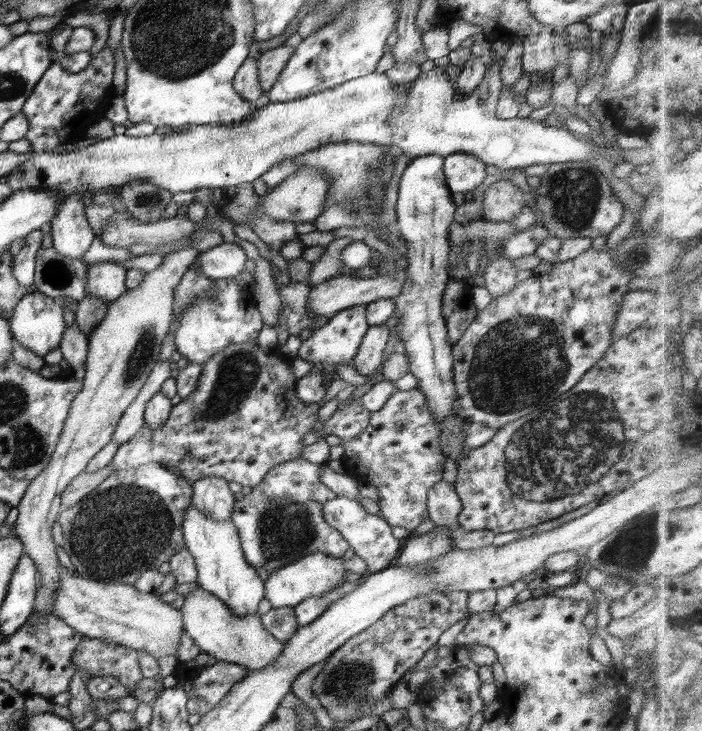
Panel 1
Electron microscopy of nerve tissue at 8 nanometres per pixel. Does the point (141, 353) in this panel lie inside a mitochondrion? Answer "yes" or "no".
yes

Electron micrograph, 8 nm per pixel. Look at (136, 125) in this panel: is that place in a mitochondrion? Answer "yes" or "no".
no

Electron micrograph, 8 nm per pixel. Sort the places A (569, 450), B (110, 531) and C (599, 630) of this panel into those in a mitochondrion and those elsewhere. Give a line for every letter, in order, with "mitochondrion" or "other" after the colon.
A: mitochondrion
B: mitochondrion
C: other

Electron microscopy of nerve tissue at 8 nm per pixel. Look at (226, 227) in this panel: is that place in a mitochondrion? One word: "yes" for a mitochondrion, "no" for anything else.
no

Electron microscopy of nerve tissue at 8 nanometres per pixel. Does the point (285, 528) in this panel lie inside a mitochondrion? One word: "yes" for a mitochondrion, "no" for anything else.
yes

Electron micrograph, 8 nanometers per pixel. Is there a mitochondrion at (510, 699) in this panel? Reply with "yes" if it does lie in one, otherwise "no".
no

